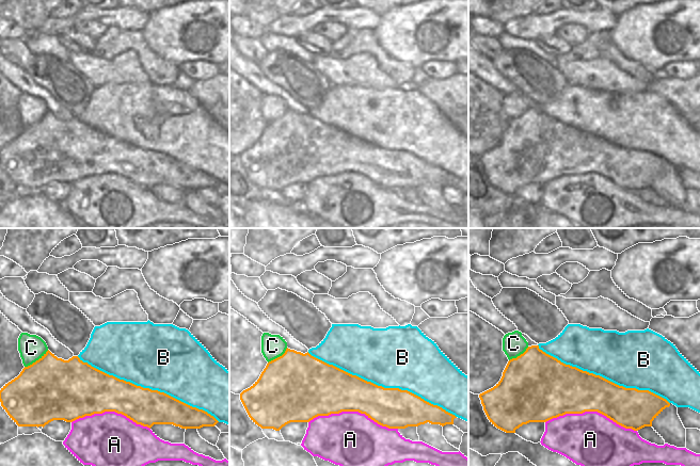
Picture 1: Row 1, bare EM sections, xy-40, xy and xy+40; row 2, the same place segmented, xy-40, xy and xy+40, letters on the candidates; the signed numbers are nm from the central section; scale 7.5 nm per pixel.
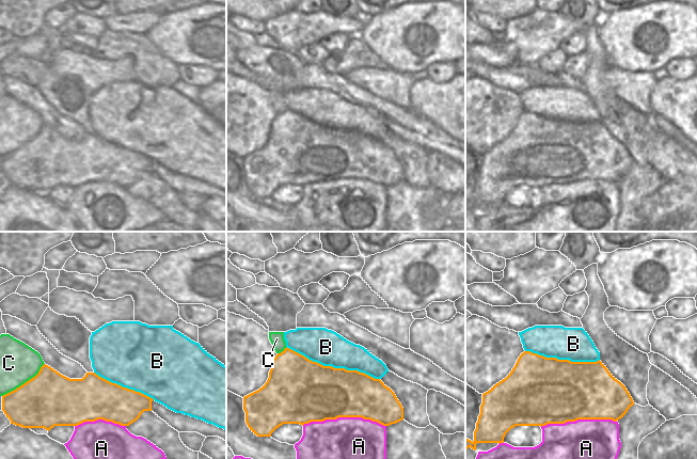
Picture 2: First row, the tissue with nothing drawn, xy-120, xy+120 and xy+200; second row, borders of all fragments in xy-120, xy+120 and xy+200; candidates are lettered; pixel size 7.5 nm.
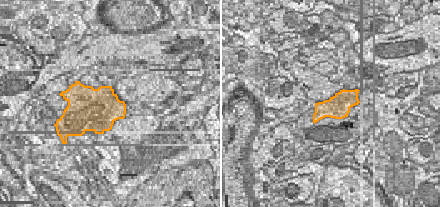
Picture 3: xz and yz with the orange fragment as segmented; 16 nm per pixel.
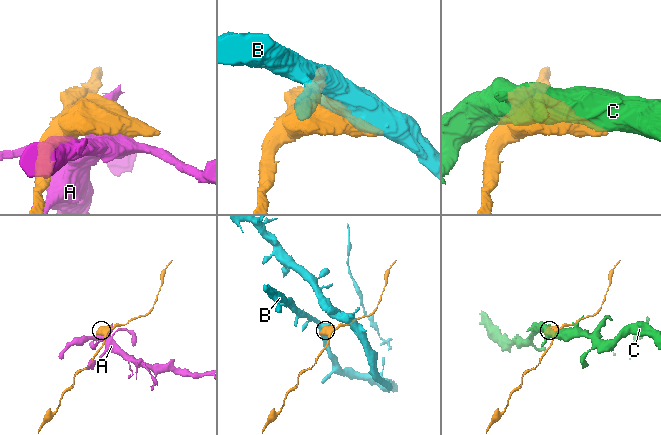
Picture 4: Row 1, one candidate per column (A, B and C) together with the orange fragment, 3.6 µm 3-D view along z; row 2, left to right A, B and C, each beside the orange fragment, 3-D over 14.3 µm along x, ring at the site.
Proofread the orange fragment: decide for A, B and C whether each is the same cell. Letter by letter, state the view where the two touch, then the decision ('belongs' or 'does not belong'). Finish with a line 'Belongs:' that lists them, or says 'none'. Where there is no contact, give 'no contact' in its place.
A: contact in xy+40; does not belong
B: contact in xy; does not belong
C: contact in xy-40; does not belong
Belongs: none

